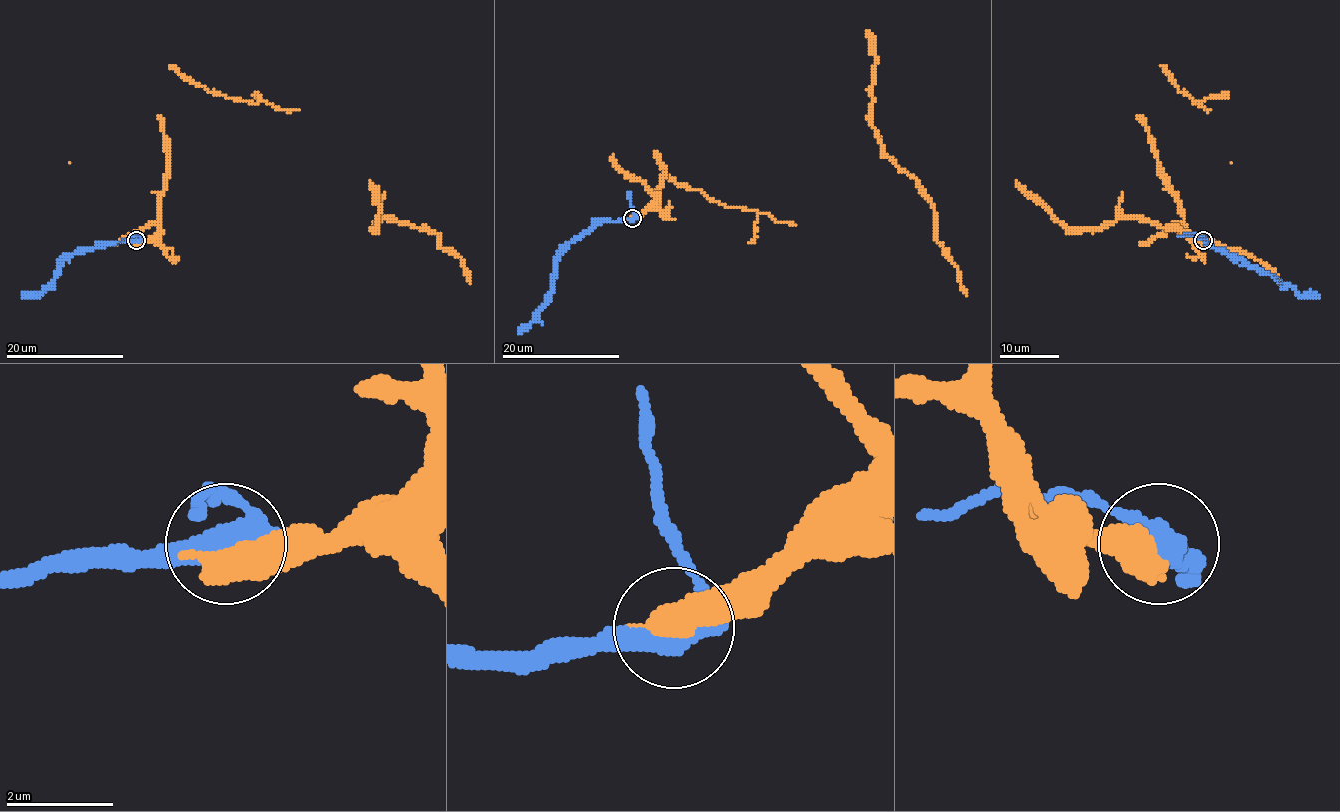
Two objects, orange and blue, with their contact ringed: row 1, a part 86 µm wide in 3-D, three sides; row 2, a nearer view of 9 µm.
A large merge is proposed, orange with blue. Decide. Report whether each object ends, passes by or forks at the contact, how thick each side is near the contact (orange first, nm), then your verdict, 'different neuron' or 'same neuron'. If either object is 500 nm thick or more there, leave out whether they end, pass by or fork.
600/480 nm | same neuron

